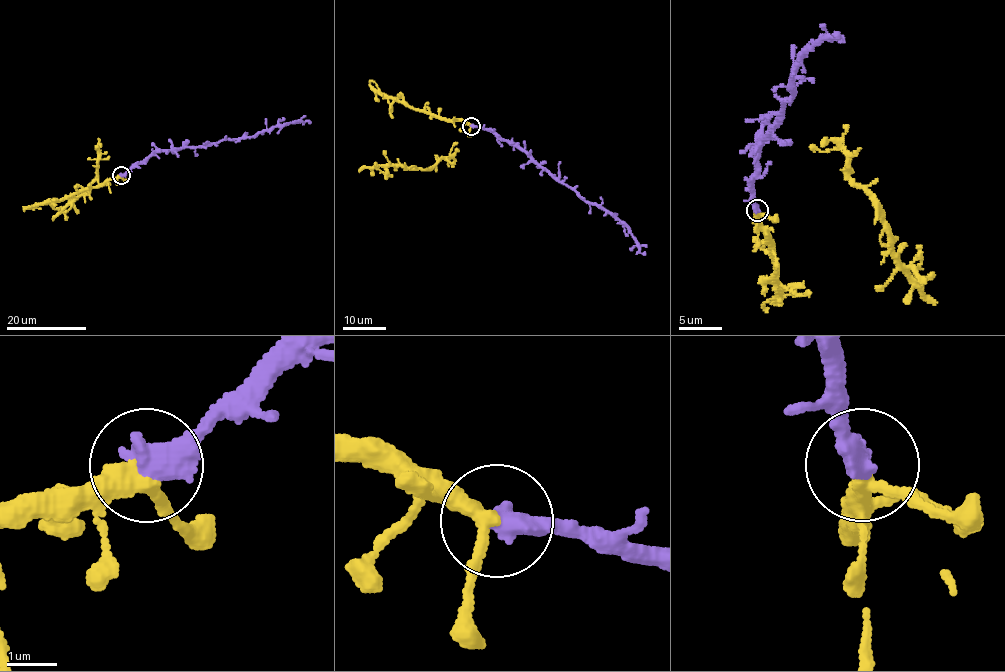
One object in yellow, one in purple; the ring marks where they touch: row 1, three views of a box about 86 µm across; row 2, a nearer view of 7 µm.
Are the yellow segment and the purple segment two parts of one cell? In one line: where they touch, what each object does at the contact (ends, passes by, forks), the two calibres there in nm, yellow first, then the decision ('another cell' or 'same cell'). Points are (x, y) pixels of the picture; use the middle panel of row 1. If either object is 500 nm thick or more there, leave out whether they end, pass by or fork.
place (471, 126); calibres 320 and 550 nm; same cell

